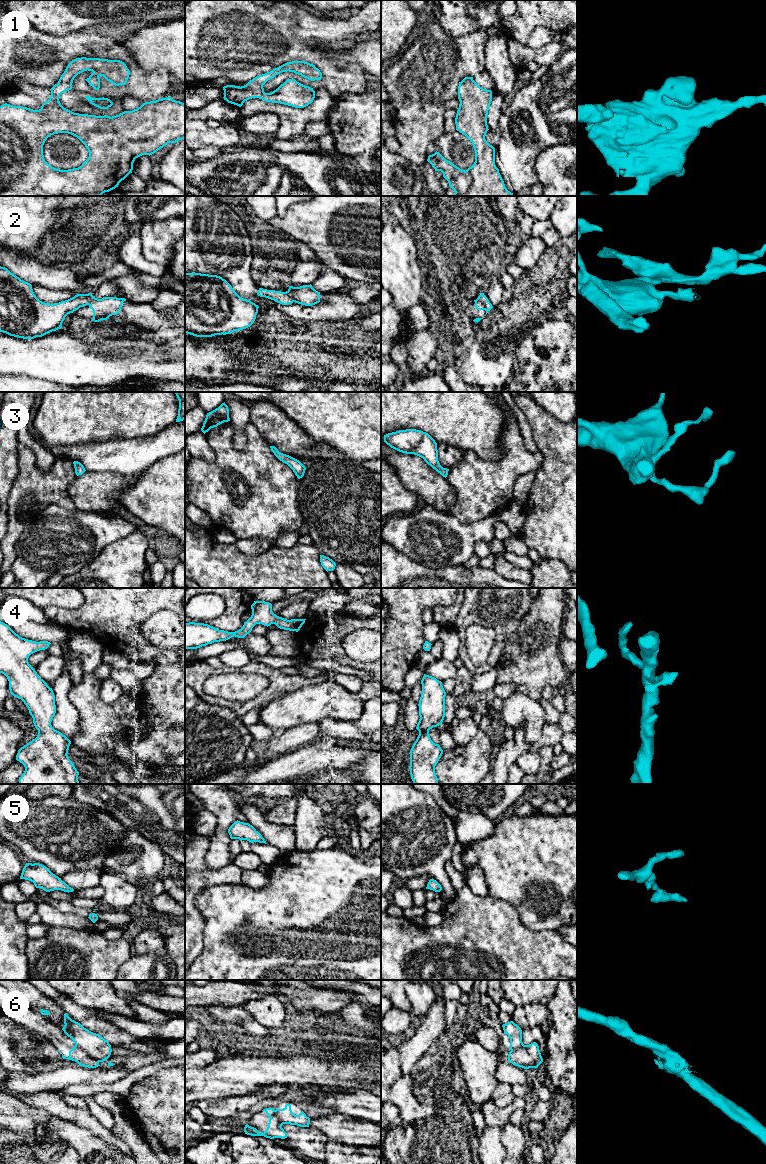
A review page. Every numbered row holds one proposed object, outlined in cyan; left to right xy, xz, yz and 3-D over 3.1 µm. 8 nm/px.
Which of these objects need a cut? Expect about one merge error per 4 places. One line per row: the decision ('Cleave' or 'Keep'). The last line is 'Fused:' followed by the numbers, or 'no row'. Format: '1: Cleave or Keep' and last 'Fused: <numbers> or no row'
1: Keep
2: Cleave
3: Keep
4: Keep
5: Keep
6: Cleave
Fused: 2, 6

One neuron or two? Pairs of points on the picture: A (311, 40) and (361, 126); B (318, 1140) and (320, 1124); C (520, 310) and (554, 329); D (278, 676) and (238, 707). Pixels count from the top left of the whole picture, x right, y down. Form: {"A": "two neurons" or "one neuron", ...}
{"A": "two neurons", "B": "two neurons", "C": "two neurons", "D": "one neuron"}

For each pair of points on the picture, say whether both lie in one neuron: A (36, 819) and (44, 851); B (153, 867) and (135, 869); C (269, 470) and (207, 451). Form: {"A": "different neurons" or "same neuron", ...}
{"A": "same neuron", "B": "same neuron", "C": "different neurons"}

